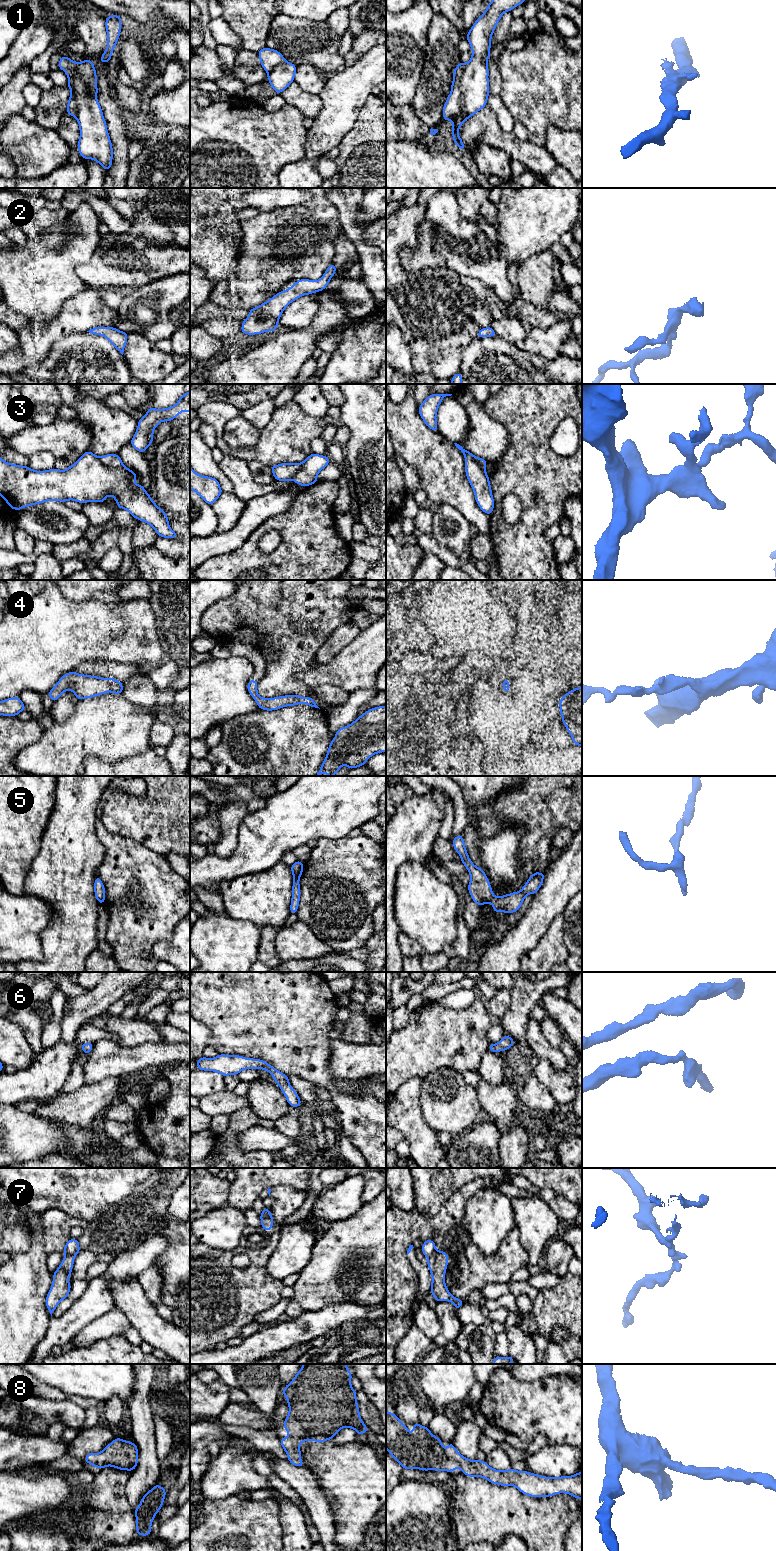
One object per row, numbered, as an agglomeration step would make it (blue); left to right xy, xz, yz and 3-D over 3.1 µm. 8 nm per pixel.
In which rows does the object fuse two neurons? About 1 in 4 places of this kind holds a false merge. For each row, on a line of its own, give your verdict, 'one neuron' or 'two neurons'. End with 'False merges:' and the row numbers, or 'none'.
1: two neurons
2: one neuron
3: two neurons
4: one neuron
5: one neuron
6: one neuron
7: two neurons
8: one neuron
False merges: 1, 3, 7

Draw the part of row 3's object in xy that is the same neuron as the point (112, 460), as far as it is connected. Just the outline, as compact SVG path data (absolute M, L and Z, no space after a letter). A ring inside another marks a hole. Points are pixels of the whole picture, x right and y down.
M107 454L102 457L100 457L100 461L109 467L115 468L115 467L122 467L123 463L119 456L119 454Z

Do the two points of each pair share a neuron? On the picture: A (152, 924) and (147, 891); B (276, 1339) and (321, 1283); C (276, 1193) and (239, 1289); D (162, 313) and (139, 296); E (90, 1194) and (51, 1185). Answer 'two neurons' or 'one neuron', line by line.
A: one neuron
B: two neurons
C: one neuron
D: one neuron
E: one neuron

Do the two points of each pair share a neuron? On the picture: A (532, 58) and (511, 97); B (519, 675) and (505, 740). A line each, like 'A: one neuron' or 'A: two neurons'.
A: one neuron
B: two neurons

